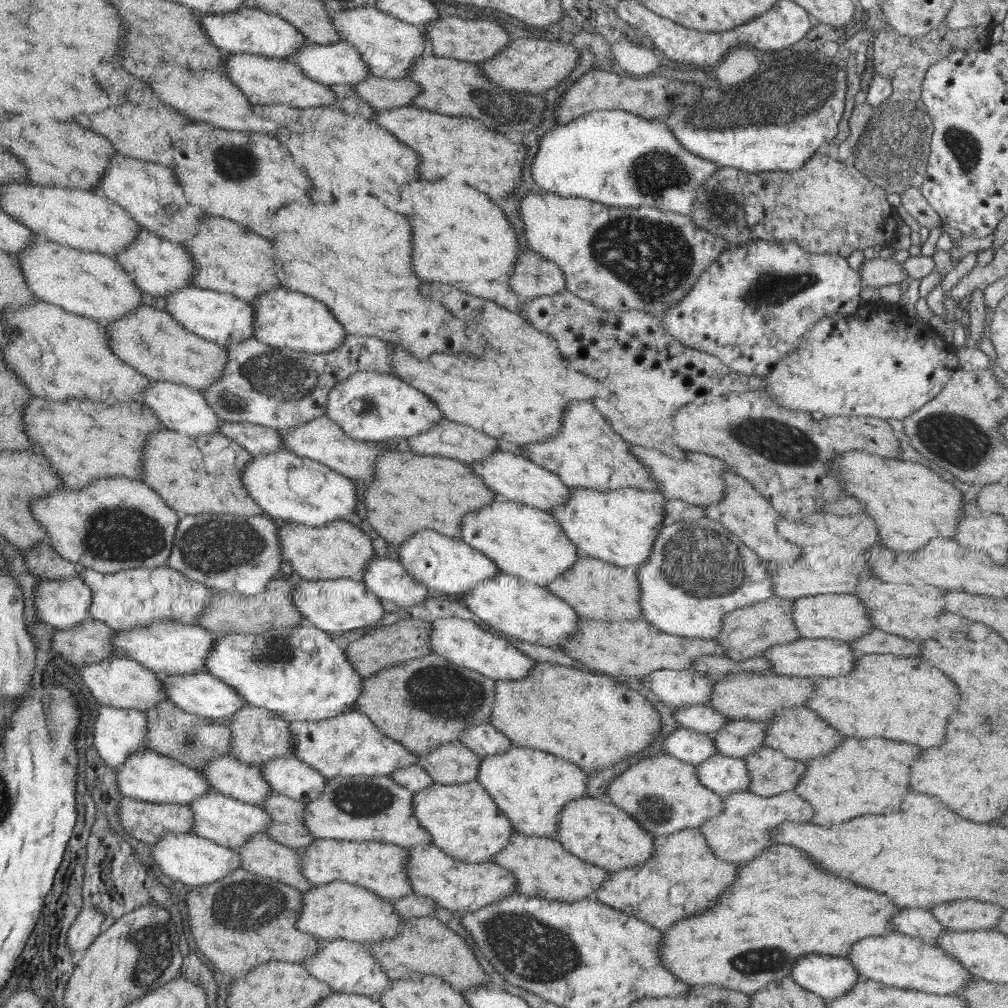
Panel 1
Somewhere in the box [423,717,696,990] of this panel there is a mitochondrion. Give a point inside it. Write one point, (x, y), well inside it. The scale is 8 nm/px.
(529, 946)

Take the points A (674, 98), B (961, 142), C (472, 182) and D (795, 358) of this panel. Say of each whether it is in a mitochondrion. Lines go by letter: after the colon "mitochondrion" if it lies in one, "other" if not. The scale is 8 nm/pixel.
A: mitochondrion
B: mitochondrion
C: other
D: other

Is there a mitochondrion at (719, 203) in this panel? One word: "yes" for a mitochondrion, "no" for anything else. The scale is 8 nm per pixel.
yes

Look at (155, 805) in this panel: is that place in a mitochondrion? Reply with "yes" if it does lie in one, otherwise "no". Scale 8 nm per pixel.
no

